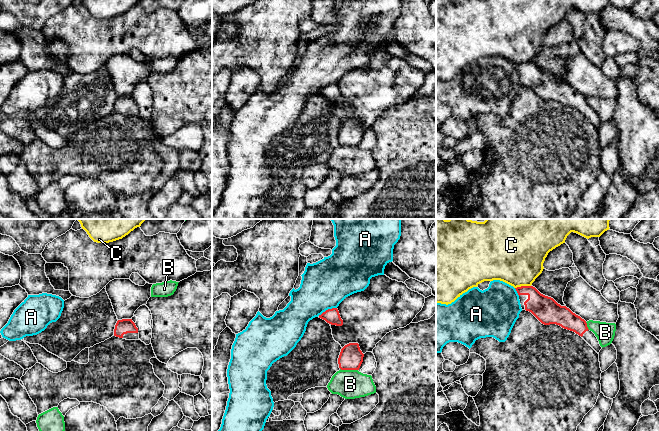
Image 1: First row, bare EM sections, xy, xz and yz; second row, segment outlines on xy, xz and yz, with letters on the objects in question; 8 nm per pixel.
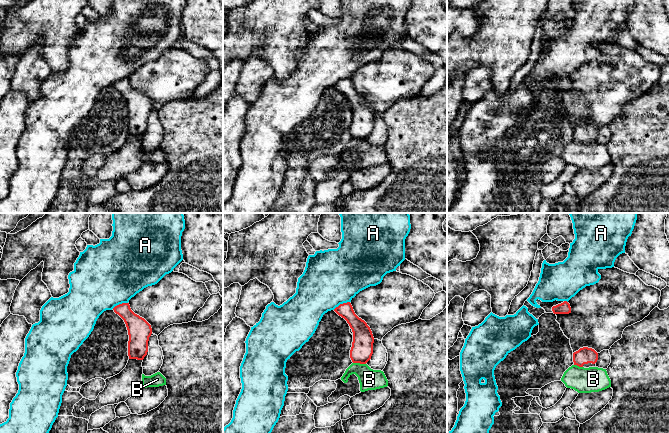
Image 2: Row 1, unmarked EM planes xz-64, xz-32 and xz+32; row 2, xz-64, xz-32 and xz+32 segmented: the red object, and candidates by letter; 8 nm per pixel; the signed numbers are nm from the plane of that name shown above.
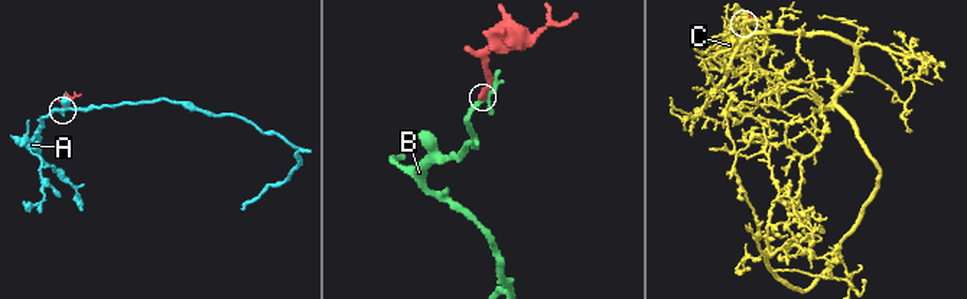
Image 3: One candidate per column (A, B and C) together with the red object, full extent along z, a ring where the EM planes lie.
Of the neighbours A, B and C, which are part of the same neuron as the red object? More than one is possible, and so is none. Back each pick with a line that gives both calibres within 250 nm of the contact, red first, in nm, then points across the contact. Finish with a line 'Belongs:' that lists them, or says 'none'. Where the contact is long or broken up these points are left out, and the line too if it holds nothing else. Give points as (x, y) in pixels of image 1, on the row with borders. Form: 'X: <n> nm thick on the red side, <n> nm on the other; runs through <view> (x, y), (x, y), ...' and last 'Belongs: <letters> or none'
Belongs: none

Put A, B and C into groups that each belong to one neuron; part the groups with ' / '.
A / B / C

